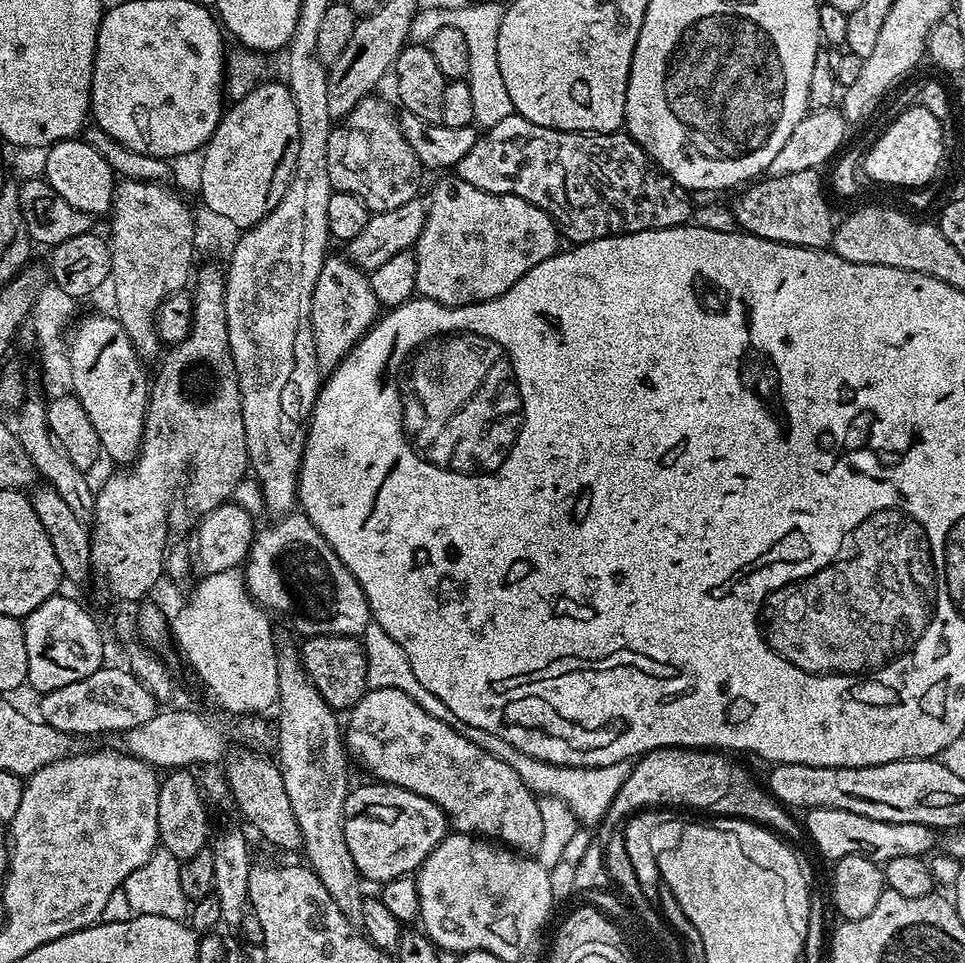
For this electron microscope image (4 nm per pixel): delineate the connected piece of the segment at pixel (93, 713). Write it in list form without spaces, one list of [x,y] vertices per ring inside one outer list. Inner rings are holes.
[[[101,666],[94,674],[90,674],[90,678],[82,678],[82,682],[70,682],[70,686],[58,686],[58,690],[43,693],[39,697],[39,719],[54,726],[54,730],[81,738],[96,736],[99,732],[123,734],[134,726],[150,722],[150,718],[154,718],[158,711],[154,694],[127,667],[108,667]]]

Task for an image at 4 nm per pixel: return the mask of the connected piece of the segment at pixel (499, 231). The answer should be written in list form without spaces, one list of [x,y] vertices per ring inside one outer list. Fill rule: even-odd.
[[[444,174],[426,196],[428,213],[422,226],[422,234],[416,239],[416,292],[425,300],[445,304],[447,308],[457,308],[467,304],[481,304],[498,298],[525,276],[538,262],[555,256],[558,251],[558,229],[556,223],[541,208],[517,196],[490,194],[462,182],[454,174]]]

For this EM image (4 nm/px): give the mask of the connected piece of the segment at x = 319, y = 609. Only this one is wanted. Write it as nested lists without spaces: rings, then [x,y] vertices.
[[[293,510],[281,515],[277,524],[264,528],[255,533],[252,537],[252,547],[246,553],[246,563],[242,571],[245,582],[248,585],[248,592],[260,607],[273,612],[285,612],[292,628],[301,632],[301,637],[310,636],[354,636],[363,637],[369,623],[373,621],[372,611],[366,602],[366,594],[362,586],[346,570],[342,558],[334,554],[330,542],[322,538],[322,534],[310,522],[310,518],[304,515],[303,511]]]

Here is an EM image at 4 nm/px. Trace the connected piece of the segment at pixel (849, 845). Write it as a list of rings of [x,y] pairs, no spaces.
[[[829,808],[807,809],[808,828],[806,824],[806,836],[812,839],[812,844],[828,859],[828,862],[835,862],[844,856],[865,856],[875,860],[883,866],[888,861],[902,856],[927,857],[928,851],[936,844],[937,829],[930,826],[922,826],[918,822],[882,822],[874,818],[866,818],[862,814],[850,814],[850,810],[830,810]]]

